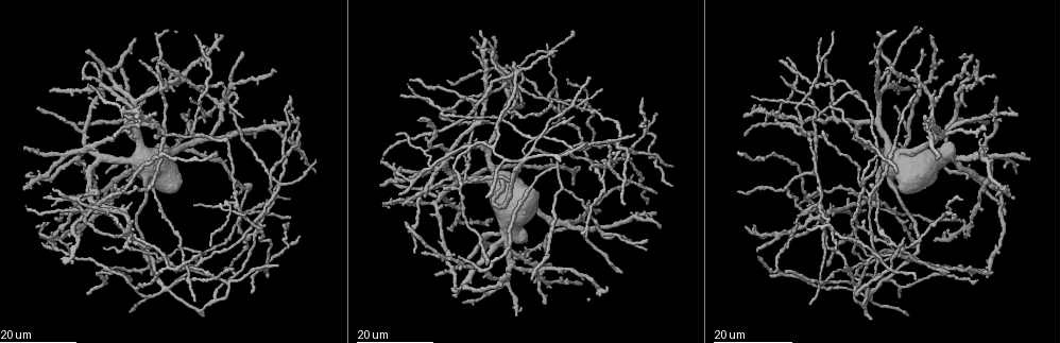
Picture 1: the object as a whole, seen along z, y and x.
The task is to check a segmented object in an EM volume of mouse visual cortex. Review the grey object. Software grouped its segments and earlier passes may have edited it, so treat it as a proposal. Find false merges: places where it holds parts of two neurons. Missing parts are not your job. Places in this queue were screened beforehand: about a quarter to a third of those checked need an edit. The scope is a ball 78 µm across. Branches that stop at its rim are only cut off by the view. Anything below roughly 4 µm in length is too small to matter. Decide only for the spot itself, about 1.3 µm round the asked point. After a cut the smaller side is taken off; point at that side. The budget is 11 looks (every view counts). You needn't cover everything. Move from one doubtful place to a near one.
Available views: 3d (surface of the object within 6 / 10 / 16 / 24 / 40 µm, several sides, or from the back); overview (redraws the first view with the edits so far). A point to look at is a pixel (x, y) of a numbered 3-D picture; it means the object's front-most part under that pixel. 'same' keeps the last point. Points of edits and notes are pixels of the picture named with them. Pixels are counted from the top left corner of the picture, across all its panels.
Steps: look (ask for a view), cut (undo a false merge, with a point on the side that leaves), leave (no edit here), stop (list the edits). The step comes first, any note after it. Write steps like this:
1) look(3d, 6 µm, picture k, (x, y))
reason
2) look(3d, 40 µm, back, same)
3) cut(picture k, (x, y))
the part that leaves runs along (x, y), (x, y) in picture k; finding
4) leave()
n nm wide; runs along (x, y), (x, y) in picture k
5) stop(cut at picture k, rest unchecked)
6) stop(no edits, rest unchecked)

look(3d, 24 µm, picture 1, (432, 168))
three arms meet

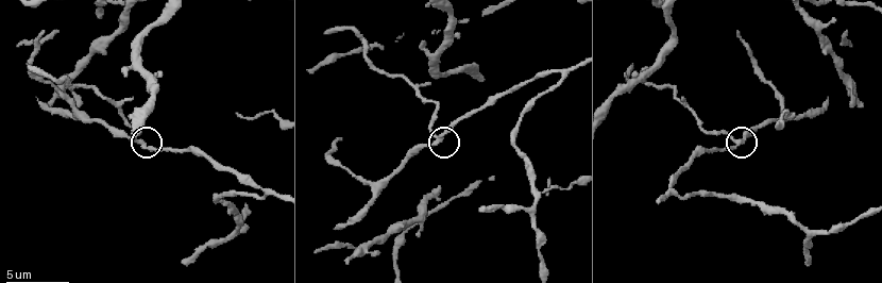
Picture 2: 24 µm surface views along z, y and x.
look(3d, 10 µm, picture 2, (141, 141))
zoom in

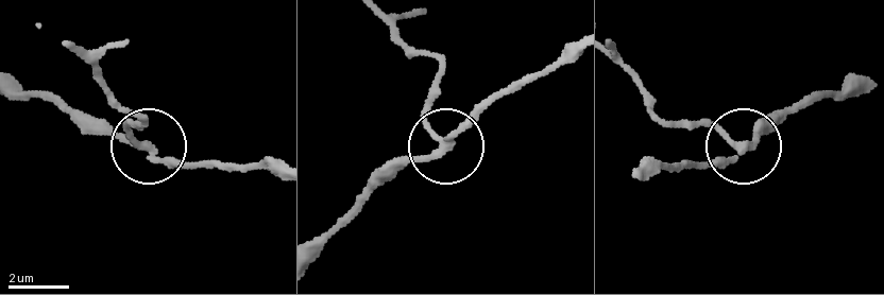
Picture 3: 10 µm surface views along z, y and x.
look(3d, 6 µm, picture 3, (742, 145))

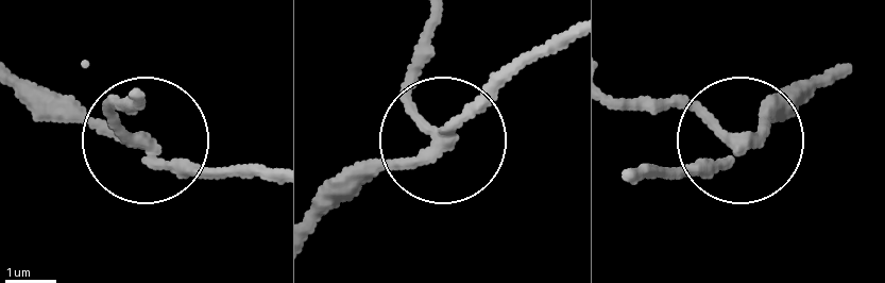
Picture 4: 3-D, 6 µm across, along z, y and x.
cut(picture 4, (117, 96))
3 arms; the part that leaves runs along (426, 122), (418, 50), (430, 13) in picture 4; a second neuron is stuck on

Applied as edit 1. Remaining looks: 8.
look(3d, 16 µm, picture 1, (143, 123))
two arms in line, one across

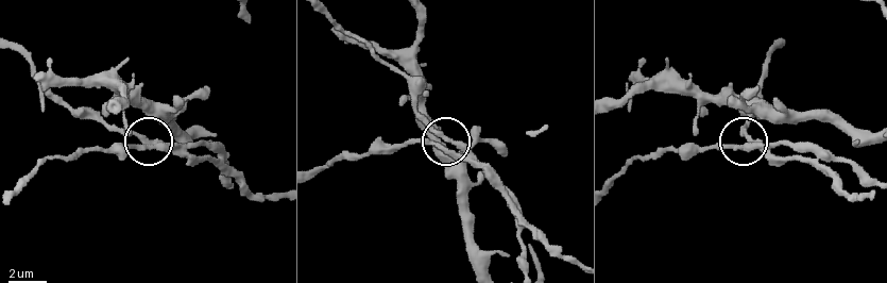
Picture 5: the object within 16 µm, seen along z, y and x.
look(3d, 10 µm, picture 5, (443, 148))

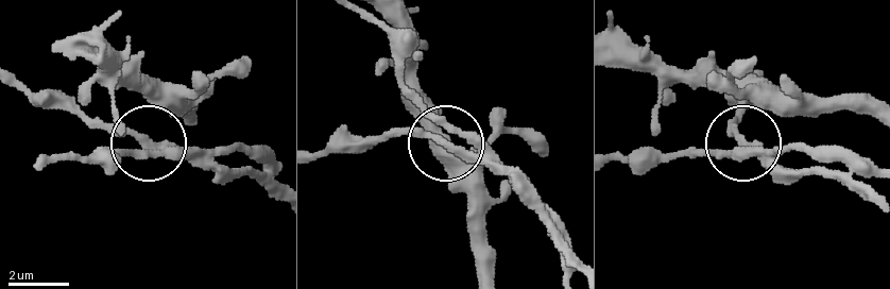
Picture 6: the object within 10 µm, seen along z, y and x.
leave()
one neuron here

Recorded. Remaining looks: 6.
look(3d, 24 µm, picture 1, (796, 105))
three-way junction

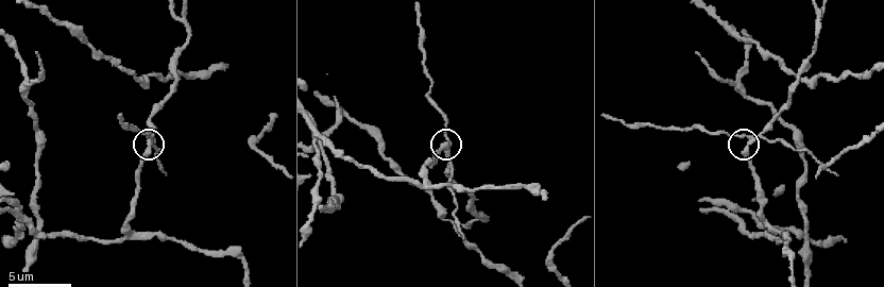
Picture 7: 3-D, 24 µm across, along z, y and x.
look(3d, 10 µm, picture 7, (746, 137))

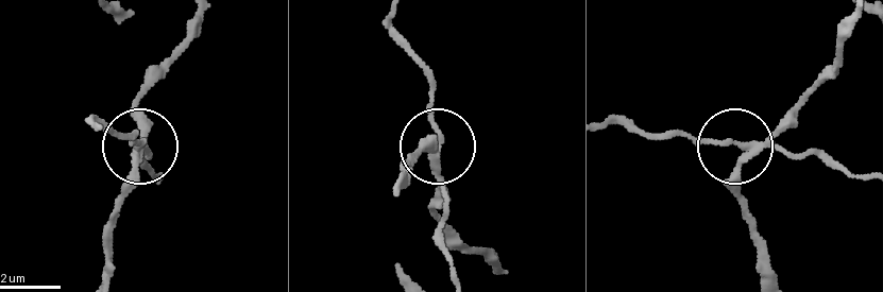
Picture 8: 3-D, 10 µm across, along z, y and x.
leave()
190 nm wide; all the same neuron

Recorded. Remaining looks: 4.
look(3d, 6 µm, picture 7, (736, 210))
thin arm on a thick one

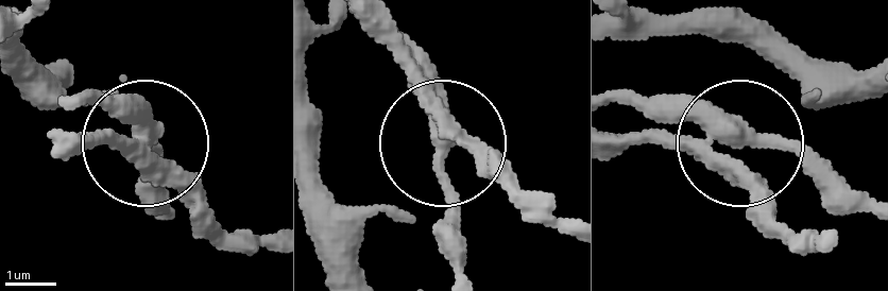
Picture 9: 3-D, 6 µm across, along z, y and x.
leave()
3 arms; runs along (358, 19), (422, 96), (443, 159), (443, 256) in picture 9; continuous, no second neuron

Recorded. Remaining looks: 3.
look(3d, 16 µm, picture 1, (111, 205))
looks like a crossing

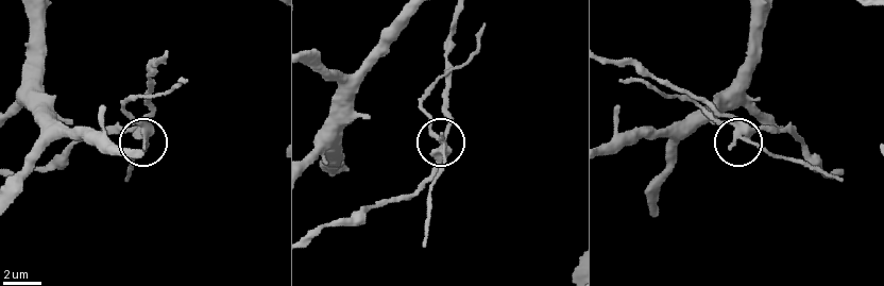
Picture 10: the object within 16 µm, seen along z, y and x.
look(3d, 6 µm, picture 10, (745, 138))

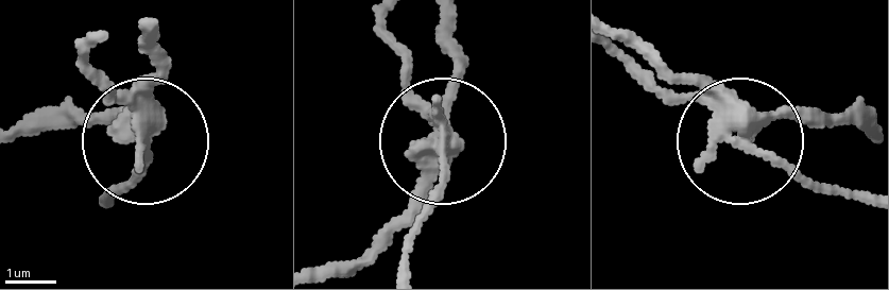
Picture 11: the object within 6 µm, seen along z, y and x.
leave()
4 arms; runs along (351, 266), (402, 215), (436, 147), (440, 176), (414, 249) in picture 11; one neuron here

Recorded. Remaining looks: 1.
stop(cut at picture 4, rest unchecked)

